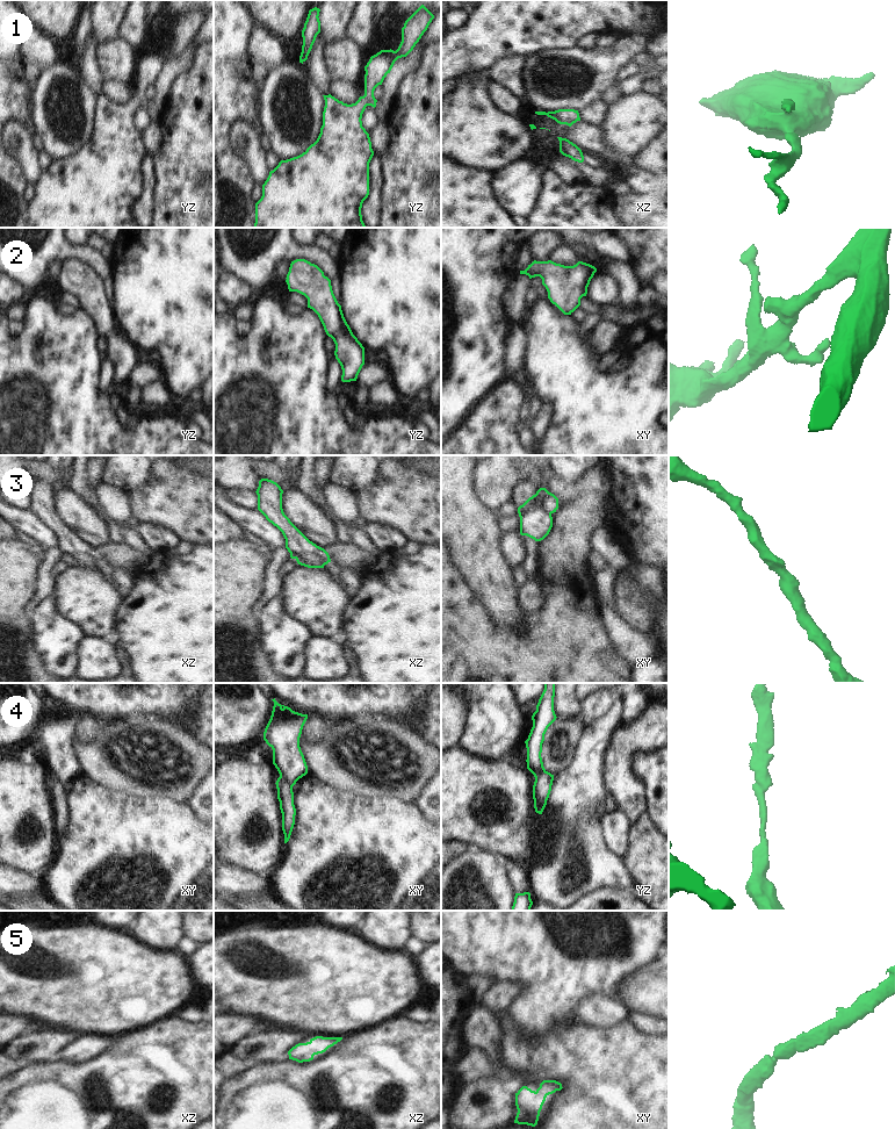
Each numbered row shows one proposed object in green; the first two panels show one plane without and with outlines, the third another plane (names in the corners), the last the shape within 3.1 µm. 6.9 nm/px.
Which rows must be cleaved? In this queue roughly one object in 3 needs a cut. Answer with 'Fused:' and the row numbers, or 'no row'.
Fused: 4

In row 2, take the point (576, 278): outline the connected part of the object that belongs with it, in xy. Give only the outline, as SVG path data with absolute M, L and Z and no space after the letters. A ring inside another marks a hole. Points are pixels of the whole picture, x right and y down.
M534 260L525 271L520 271L520 274L526 274L529 279L540 276L550 302L564 315L571 315L580 305L580 299L586 296L596 272L594 266L583 261L564 266L551 260Z

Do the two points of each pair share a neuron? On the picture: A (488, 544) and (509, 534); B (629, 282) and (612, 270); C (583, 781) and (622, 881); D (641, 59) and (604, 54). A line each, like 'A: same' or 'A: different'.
A: different
B: same
C: same
D: different

